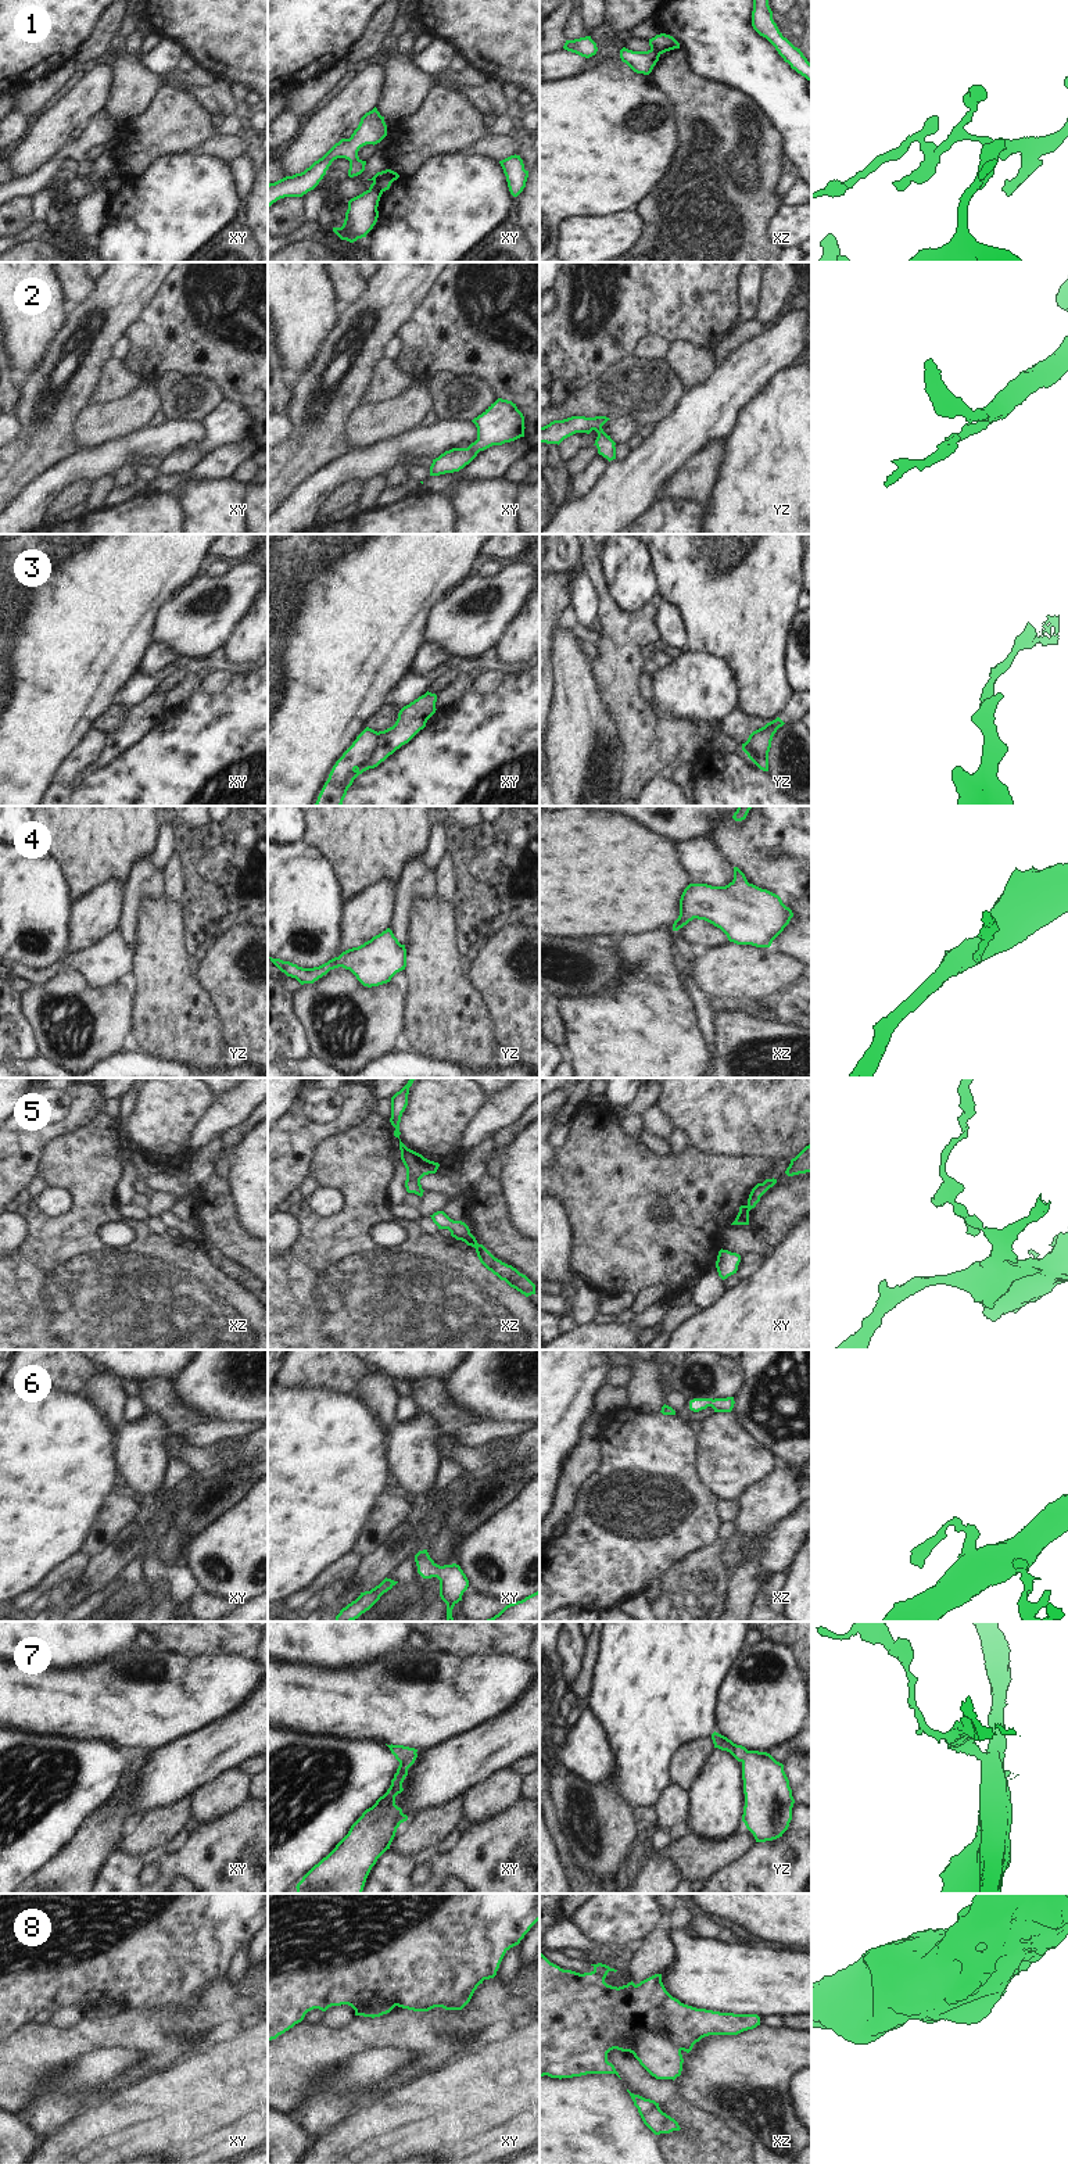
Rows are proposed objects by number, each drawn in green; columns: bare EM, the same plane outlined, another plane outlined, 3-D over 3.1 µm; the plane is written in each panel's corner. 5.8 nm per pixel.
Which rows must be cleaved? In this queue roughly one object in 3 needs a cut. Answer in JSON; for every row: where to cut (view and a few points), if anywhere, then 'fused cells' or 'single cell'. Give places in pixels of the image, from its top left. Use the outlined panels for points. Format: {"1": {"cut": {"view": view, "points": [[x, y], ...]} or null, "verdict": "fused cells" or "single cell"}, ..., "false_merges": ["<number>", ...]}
{"1": {"cut": {"view": "xy", "points": [[384, 171], [375, 181], [375, 185], [382, 192]]}, "verdict": "fused cells"}, "2": {"cut": null, "verdict": "single cell"}, "3": {"cut": {"view": "xy", "points": [[377, 733], [377, 744], [373, 752], [357, 769]]}, "verdict": "fused cells"}, "4": {"cut": null, "verdict": "single cell"}, "5": {"cut": {"view": "xz", "points": [[477, 1243], [475, 1247]]}, "verdict": "fused cells"}, "6": {"cut": null, "verdict": "single cell"}, "7": {"cut": {"view": "xy", "points": [[415, 1752], [411, 1752], [400, 1763]]}, "verdict": "fused cells"}, "8": {"cut": {"view": "xz", "points": [[631, 2049], [640, 2034], [658, 2031], [680, 2050]]}, "verdict": "fused cells"}, "false_merges": ["1", "3", "5", "7", "8"]}

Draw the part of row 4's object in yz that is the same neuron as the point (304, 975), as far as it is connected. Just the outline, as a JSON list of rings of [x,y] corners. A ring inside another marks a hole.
[[[387,928],[363,945],[348,949],[319,967],[302,968],[290,961],[269,959],[282,972],[295,978],[301,985],[313,984],[330,970],[343,967],[350,970],[363,986],[372,988],[390,982],[397,972],[405,970],[406,949]]]

